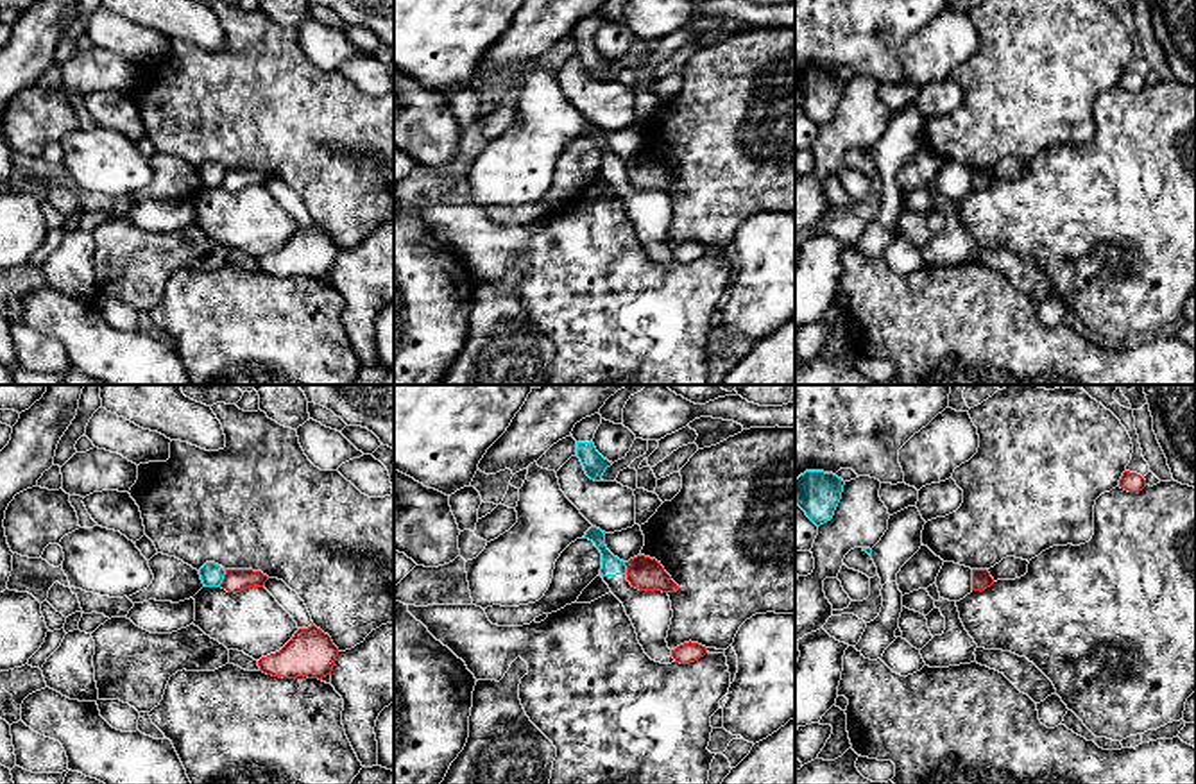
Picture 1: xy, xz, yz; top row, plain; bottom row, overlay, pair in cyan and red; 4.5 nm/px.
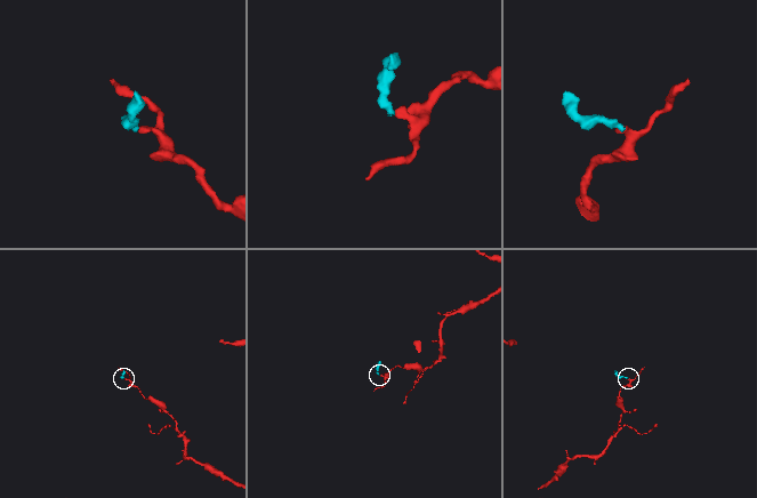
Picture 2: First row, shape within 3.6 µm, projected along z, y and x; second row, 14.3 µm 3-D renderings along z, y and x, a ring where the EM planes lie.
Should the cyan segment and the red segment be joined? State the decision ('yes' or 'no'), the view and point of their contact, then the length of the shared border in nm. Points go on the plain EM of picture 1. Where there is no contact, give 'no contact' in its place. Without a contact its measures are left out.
no; meets cyan in xy at (222, 178); contact 90 nm long

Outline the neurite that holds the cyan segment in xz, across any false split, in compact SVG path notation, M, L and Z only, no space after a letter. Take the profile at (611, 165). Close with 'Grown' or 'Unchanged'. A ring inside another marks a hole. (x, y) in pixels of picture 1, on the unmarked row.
M591 125L584 138L594 141L602 152L600 175L609 184L611 192L623 202L630 217L637 240L645 252L661 263L671 263L671 249L666 236L671 224L673 209L668 192L662 190L639 190L627 179L627 165L614 156L605 145L605 131Z. Grown

